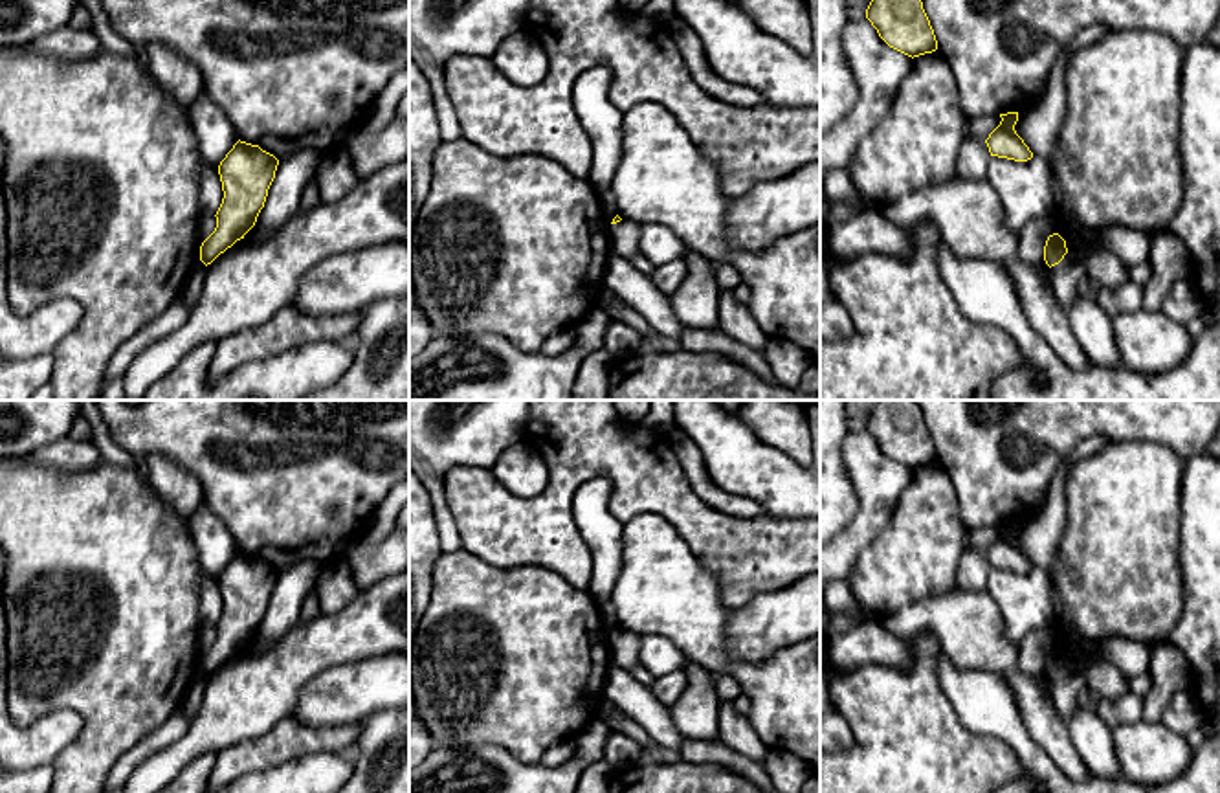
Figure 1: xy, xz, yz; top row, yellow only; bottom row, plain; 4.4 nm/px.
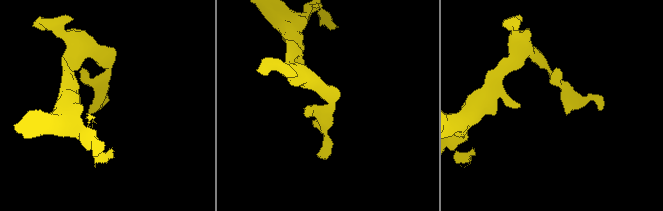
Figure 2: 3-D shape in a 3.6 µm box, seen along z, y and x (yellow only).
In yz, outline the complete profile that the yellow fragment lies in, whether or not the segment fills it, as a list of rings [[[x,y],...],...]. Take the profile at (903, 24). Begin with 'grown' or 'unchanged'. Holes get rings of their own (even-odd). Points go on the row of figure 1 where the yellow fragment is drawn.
unchanged; [[[871,0],[866,18],[890,48],[912,59],[937,50],[921,0]]]

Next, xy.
unchanged; [[[237,141],[218,165],[224,198],[216,228],[200,246],[207,266],[255,226],[275,178],[279,160],[259,145]]]

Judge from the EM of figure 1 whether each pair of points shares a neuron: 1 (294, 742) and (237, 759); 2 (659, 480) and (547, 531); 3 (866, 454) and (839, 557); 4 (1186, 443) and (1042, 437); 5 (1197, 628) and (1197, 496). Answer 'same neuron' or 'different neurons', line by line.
1: same neuron
2: same neuron
3: same neuron
4: same neuron
5: same neuron

